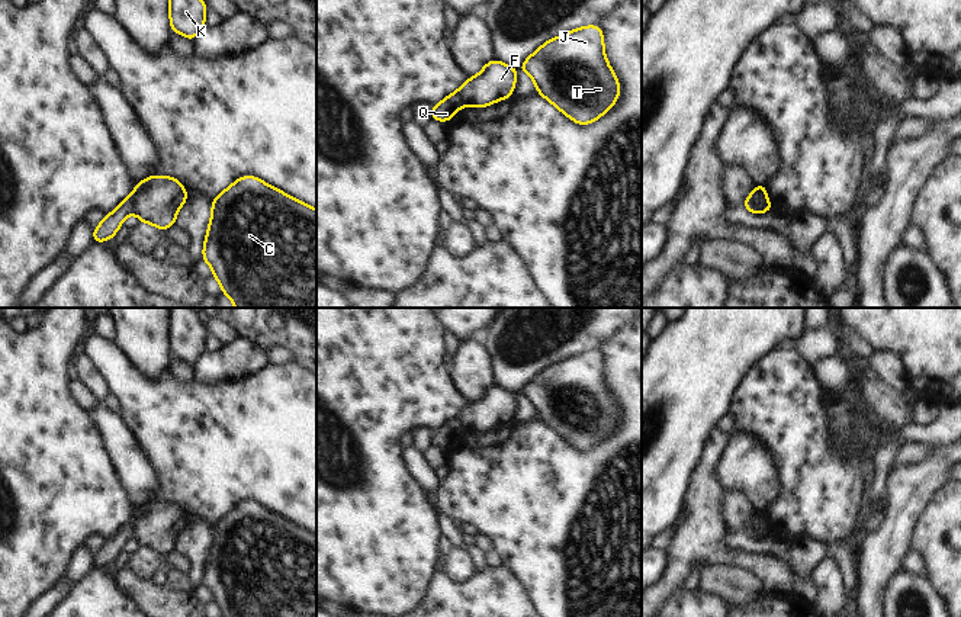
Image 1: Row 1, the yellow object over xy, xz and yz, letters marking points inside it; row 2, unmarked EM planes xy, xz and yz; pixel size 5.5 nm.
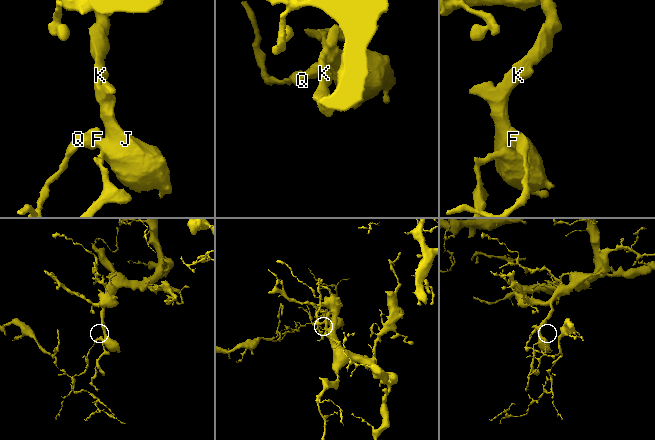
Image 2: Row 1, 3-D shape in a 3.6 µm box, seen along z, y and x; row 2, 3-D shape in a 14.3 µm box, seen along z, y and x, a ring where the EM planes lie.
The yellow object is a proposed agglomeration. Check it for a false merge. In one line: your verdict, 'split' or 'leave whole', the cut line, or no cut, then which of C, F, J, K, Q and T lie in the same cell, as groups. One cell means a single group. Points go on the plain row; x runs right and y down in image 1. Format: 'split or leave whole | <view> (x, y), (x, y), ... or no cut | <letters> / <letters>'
split | yz (755, 511), (752, 519), (754, 530), (761, 537) | C F J K T / Q

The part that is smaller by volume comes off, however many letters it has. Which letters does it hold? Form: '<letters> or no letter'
Q.

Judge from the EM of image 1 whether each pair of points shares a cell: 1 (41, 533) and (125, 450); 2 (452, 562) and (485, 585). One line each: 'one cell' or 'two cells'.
1: two cells
2: two cells

